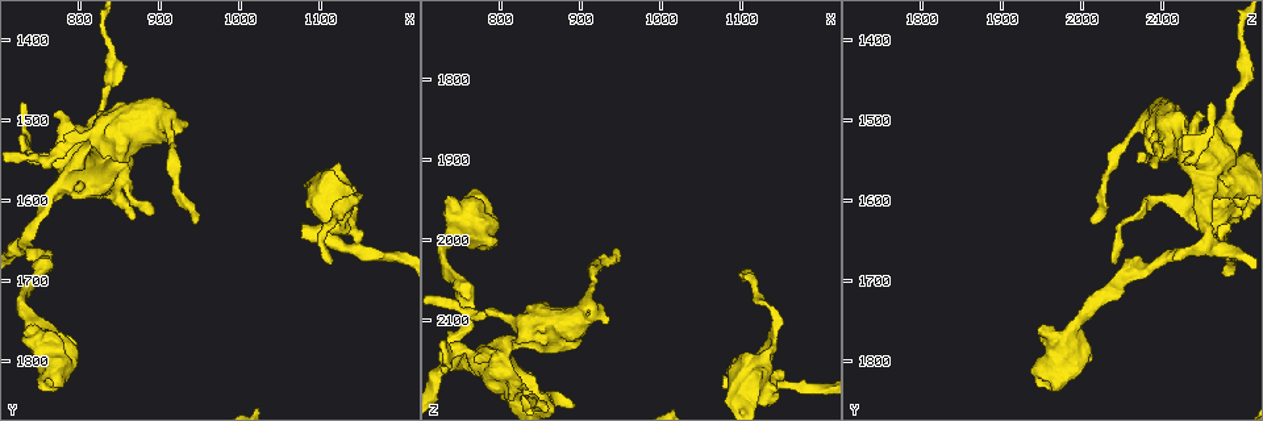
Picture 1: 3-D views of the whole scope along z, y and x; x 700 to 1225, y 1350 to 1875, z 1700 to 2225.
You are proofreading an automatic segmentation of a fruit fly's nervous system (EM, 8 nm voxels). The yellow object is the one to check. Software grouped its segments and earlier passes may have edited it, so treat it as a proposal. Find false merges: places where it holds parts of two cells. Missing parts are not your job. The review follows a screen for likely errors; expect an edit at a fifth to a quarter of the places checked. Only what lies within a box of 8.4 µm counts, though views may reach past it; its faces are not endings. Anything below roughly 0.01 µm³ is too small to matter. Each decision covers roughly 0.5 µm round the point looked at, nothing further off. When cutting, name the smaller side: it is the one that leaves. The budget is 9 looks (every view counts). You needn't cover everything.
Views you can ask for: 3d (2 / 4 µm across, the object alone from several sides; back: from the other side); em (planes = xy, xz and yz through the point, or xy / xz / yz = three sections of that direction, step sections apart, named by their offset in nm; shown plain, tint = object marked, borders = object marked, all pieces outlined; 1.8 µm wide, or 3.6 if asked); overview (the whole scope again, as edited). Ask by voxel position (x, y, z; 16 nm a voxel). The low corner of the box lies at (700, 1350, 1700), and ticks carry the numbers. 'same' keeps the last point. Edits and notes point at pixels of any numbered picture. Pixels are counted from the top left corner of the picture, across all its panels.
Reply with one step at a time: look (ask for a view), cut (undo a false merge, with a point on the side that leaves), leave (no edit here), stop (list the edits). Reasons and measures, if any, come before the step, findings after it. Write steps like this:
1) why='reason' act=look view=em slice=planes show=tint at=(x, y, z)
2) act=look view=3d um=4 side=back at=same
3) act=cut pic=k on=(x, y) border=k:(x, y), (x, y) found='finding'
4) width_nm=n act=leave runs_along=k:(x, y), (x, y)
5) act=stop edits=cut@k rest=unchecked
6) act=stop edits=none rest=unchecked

why='sudden change in width' act=look view=3d um=4 at=(755, 1795, 1960)

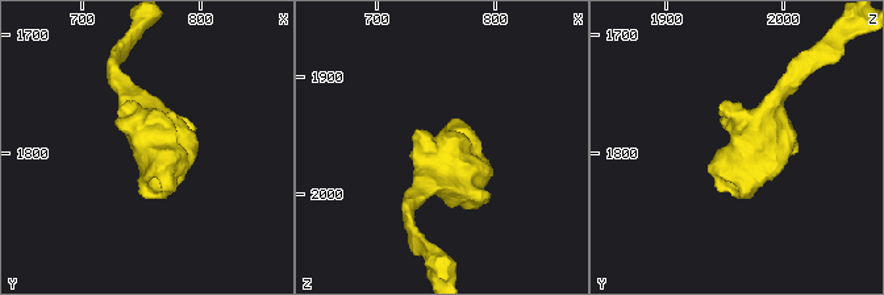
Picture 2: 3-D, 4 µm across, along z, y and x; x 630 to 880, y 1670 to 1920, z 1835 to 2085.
act=look view=em um=3.6 slice=yz step=8 show=tint at=(758, 1798, 1960)

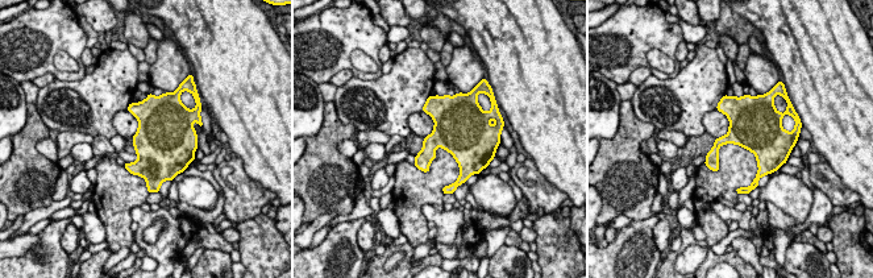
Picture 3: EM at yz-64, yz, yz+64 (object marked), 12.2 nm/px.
act=leave found='one cell here'

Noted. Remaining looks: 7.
why='a narrow waist' act=look view=3d um=2 at=(920, 1580, 2030)

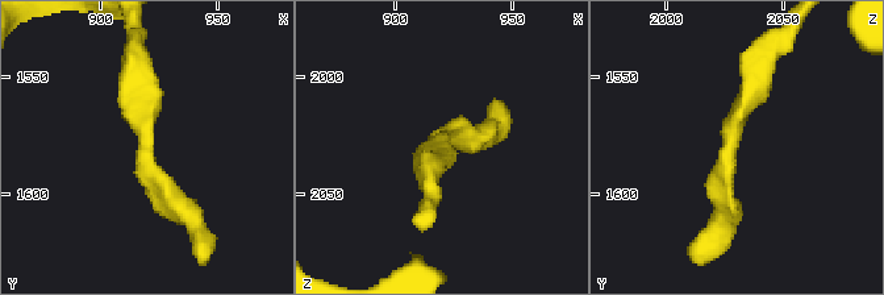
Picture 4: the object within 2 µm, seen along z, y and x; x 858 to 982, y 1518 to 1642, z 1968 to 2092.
why='need the tissue' act=look view=em slice=planes show=plain at=(918, 1580, 2028)

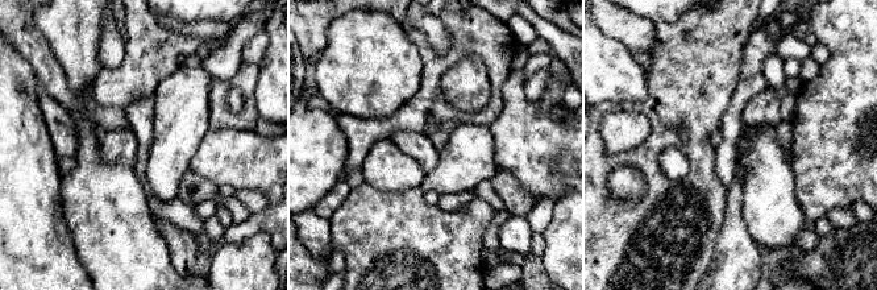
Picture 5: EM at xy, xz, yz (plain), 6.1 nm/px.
why='see the neighbours' act=look view=em slice=planes show=borders at=same

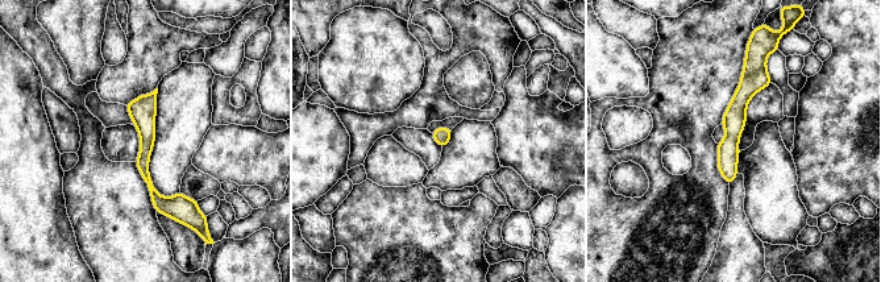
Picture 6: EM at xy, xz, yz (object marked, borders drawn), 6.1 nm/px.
width_nm=100 act=leave runs_along=6:(144, 98), (144, 171), (171, 214) found='all the same cell'

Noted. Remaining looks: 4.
why='a narrow waist' act=look view=3d um=4 at=(790, 1550, 2145)

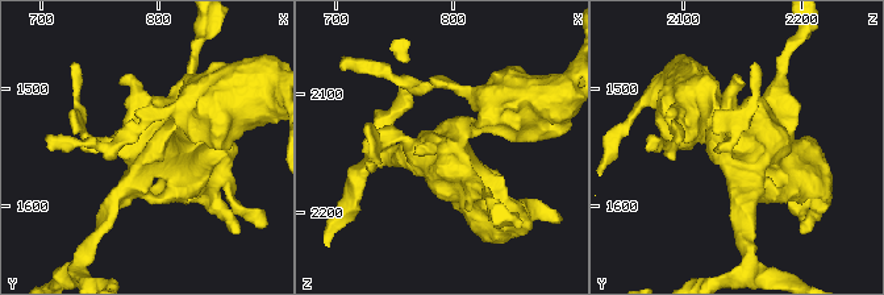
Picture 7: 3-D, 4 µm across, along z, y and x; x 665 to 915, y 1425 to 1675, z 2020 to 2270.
why='now the EM' act=look view=em um=3.6 slice=planes show=borders at=(796, 1552, 2148)

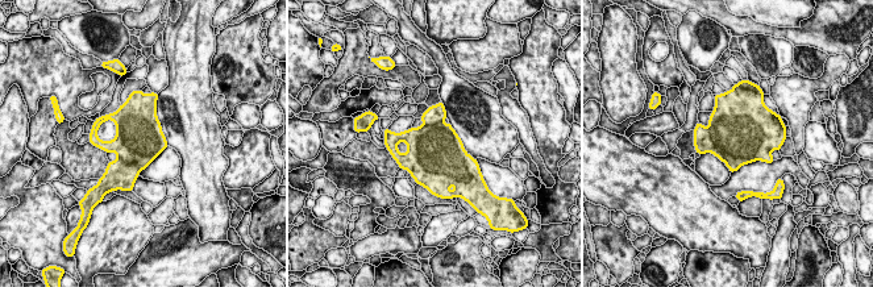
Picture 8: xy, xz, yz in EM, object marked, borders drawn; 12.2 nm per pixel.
act=leave found='continuous, no second cell'

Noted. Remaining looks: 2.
why='thick turns thin' act=look view=em slice=planes show=borders at=(1140, 1600, 2125)

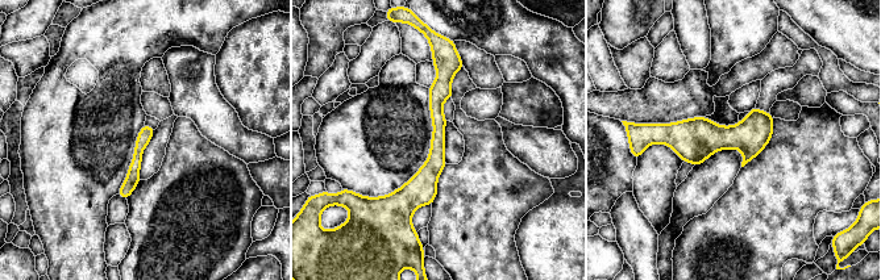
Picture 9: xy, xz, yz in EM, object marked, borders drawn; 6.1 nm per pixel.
act=leave runs_along=9:(445, 61), (436, 162), (408, 212) found='continuous, no second cell'

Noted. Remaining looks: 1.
act=stop edits=none rest=unchecked

